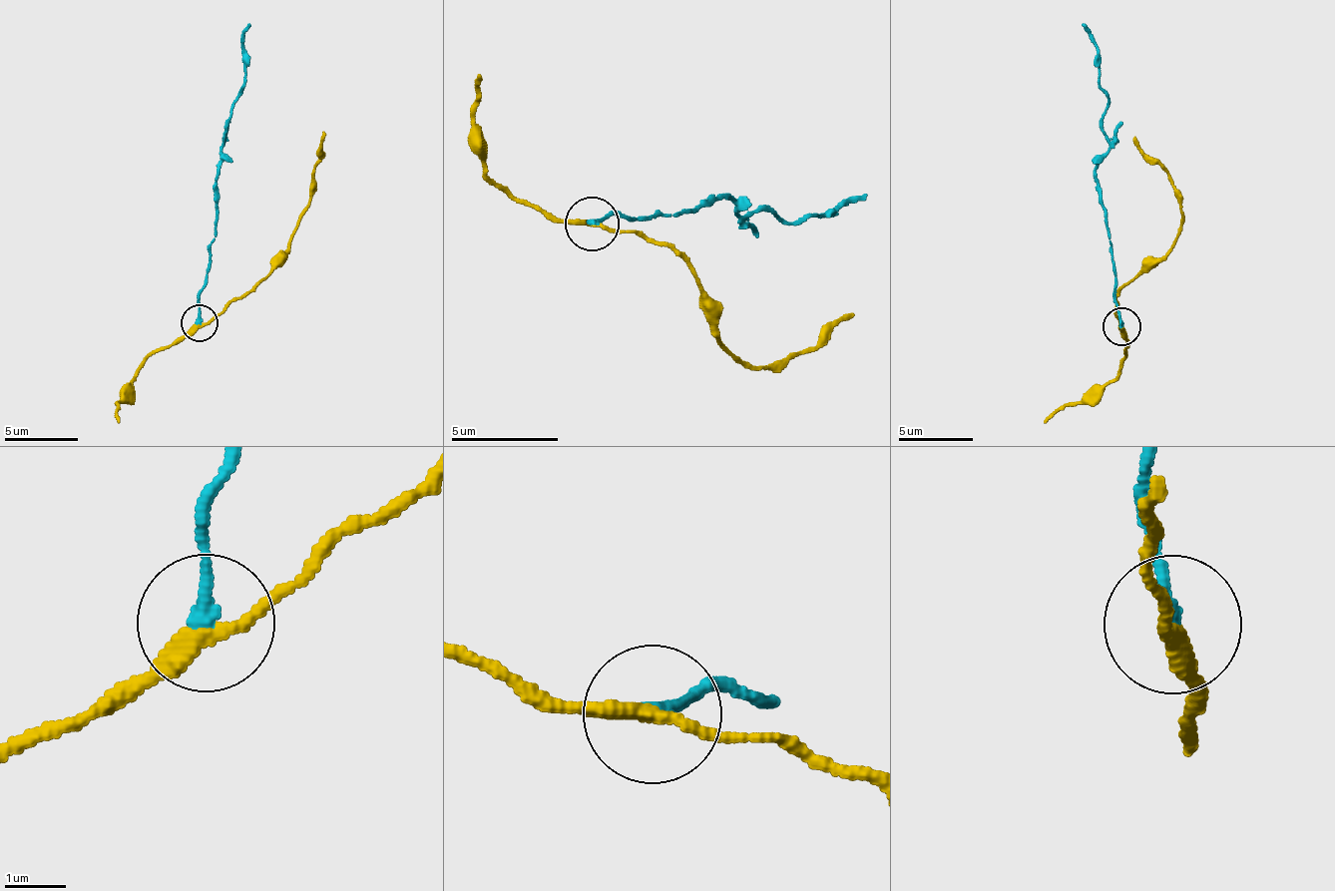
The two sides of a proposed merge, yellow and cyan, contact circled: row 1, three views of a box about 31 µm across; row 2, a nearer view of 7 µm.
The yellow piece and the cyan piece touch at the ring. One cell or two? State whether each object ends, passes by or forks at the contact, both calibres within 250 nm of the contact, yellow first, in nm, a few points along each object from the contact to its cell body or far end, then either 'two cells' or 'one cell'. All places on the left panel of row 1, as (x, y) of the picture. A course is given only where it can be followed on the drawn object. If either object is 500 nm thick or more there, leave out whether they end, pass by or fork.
yellow passes by; cyan ends there; 280 nm thick on the yellow side, 240 nm on the other; yellow runs (199, 323), (209, 323), (276, 267), (300, 219), (323, 132); cyan runs (199, 323), (219, 159), (224, 144), (229, 111), (236, 92), (244, 81), (248, 23); two cells

